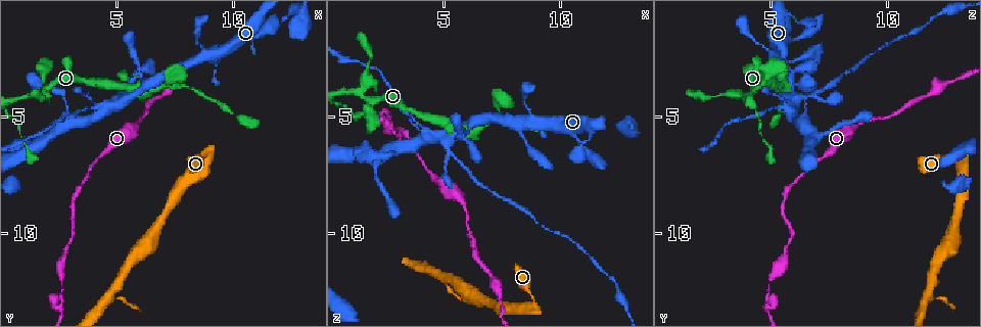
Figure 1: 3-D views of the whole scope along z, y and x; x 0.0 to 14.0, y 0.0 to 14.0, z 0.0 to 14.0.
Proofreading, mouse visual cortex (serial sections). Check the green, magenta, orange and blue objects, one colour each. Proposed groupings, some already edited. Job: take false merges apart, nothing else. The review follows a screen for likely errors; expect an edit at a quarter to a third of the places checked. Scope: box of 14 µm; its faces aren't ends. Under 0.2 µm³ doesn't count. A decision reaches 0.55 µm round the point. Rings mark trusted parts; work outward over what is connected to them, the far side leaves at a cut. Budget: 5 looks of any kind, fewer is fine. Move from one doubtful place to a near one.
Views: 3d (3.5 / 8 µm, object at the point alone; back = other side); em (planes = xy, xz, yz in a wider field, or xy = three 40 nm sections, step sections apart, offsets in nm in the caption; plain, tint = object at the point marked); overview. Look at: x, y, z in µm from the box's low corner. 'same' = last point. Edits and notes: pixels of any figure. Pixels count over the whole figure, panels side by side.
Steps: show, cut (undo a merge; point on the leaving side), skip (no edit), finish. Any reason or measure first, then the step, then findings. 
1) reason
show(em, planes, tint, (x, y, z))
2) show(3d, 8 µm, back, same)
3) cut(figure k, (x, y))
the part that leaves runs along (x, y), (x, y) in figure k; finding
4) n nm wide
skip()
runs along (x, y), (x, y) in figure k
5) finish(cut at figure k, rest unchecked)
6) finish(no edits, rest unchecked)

show(3d, 3.5 µm, back, (1.5, 4.0, 4.0))

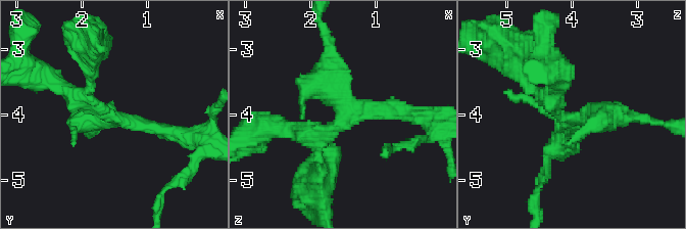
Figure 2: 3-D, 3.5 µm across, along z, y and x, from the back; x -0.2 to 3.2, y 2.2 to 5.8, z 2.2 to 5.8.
3 arms; arms of 200, 250, 350 nm; need the tissue
show(em, xy, step 1, tint, (1.45, 4.10, 4.05))

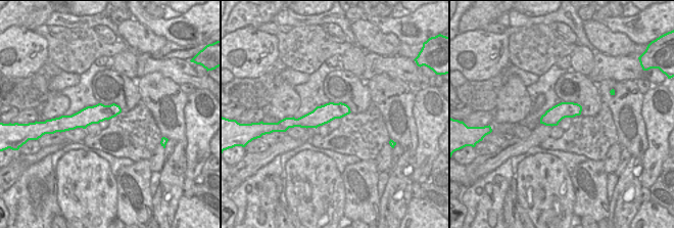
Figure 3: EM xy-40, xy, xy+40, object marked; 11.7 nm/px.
another direction
show(em, xy, step 2, tint, same)

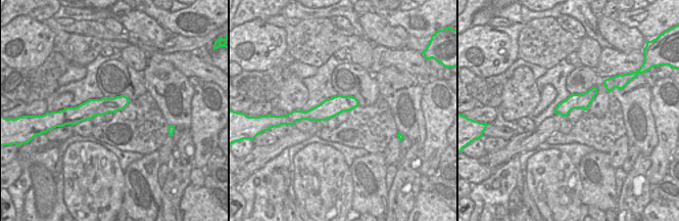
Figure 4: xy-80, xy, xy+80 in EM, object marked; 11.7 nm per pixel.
skip()
runs along (355, 102), (299, 114) in figure 4; continuous, no second cell

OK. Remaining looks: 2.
three-way junction
show(3d, 3.5 µm, (4.3, 4.7, 5.8))

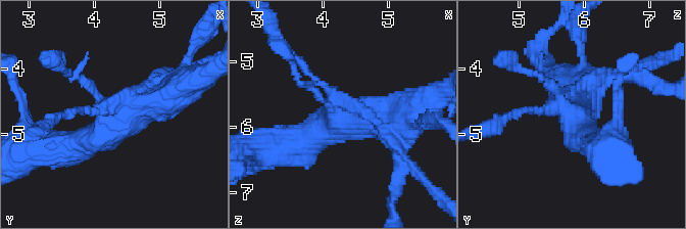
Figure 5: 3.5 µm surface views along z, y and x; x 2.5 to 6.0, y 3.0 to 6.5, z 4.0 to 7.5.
now the EM
show(em, xy, step 1, tint, (4.35, 4.70, 5.80))

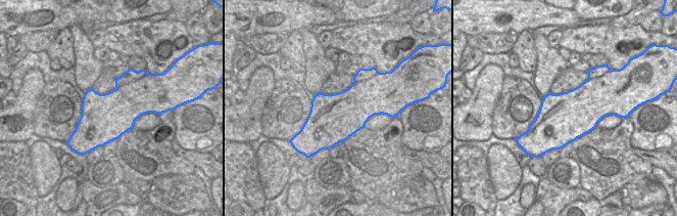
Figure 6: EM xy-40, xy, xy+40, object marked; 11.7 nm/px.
skip()
runs along (177, 88), (72, 147) in figure 5; one cell here

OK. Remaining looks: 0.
finish(no edits, rest unchecked)

